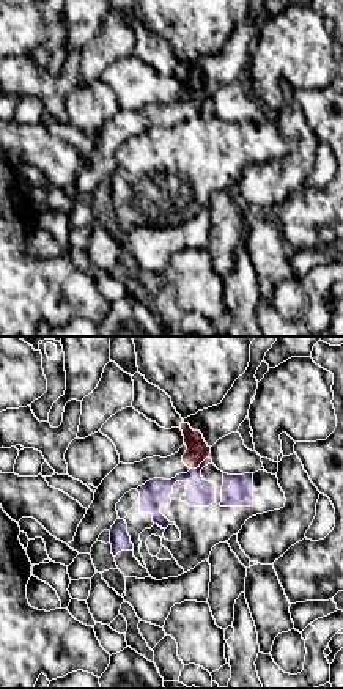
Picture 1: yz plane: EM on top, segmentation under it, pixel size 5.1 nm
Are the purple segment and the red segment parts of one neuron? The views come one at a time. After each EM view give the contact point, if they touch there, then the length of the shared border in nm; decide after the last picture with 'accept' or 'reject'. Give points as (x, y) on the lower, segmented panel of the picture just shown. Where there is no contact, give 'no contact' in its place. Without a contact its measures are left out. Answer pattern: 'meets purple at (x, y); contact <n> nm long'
meets purple at (200, 464); contact 120 nm long

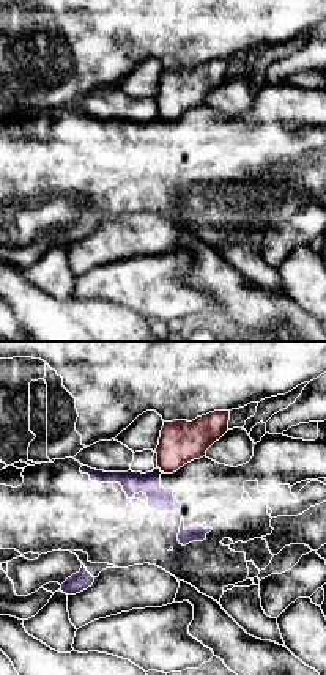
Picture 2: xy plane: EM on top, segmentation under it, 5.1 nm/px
meets purple at (159, 469); contact 40 nm long

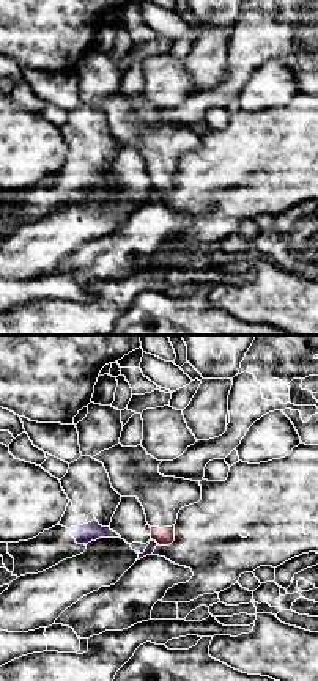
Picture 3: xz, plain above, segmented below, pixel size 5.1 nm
meets purple at (155, 541); contact 50 nm long

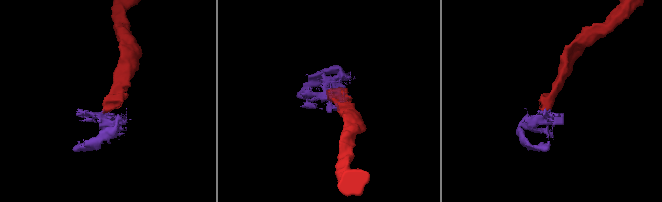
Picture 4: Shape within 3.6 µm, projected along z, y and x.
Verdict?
reject

